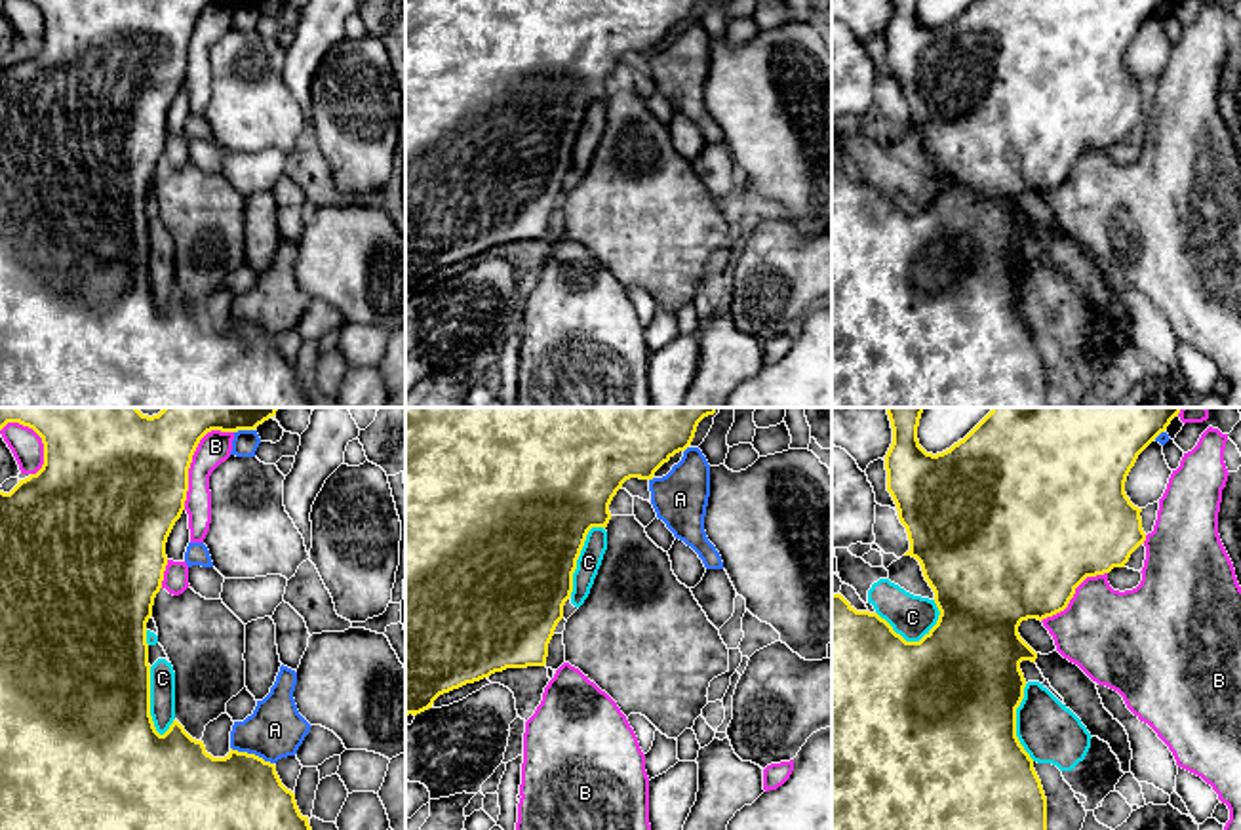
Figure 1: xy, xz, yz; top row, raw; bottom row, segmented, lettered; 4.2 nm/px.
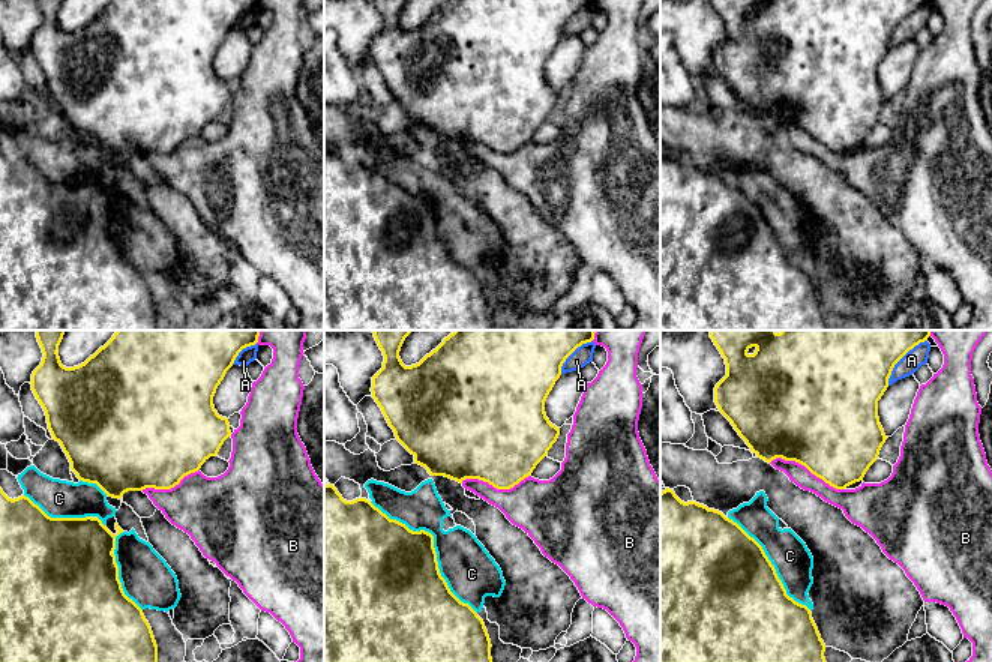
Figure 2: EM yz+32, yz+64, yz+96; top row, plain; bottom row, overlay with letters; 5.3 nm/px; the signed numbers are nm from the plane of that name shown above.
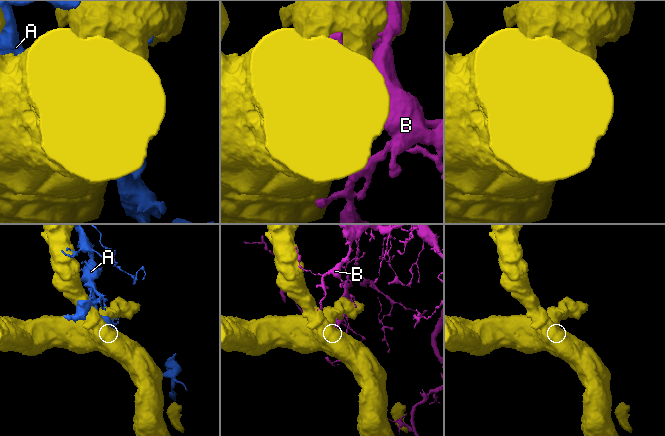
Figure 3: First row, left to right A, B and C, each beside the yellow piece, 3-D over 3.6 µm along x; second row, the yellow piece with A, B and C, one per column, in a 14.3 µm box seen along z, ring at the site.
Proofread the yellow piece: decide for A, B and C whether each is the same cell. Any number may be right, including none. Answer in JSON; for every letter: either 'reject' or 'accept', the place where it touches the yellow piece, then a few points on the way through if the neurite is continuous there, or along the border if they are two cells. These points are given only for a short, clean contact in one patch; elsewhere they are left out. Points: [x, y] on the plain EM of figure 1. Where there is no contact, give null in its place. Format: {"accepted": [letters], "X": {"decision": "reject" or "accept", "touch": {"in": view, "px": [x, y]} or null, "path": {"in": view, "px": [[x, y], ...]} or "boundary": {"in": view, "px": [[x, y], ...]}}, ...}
{"accepted": [], "A": {"decision": "reject", "touch": {"in": "xy", "px": [252, 328]}}, "B": {"decision": "reject", "touch": {"in": "xy", "px": [191, 33]}}, "C": {"decision": "reject", "touch": {"in": "yz", "px": [910, 216]}}}

